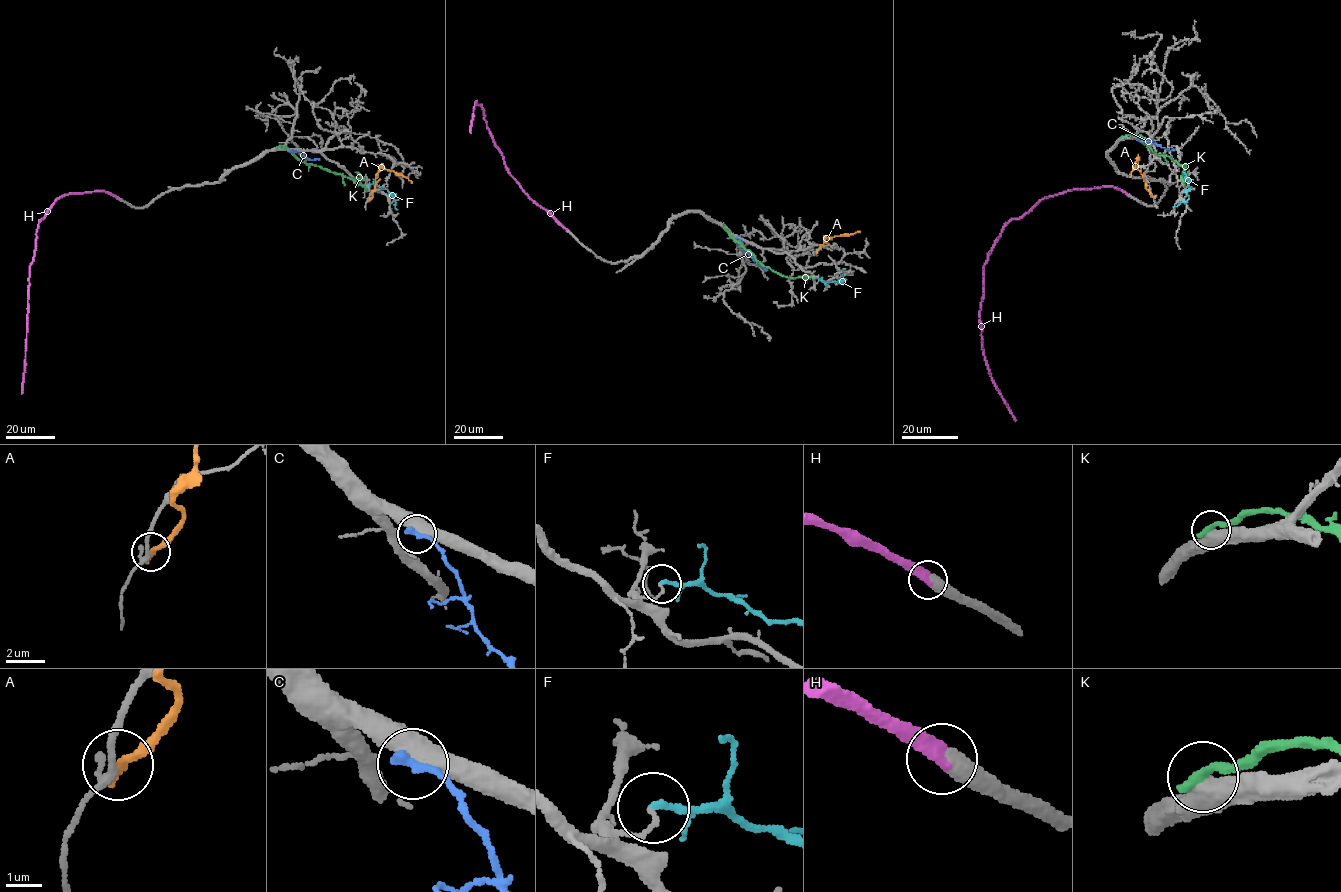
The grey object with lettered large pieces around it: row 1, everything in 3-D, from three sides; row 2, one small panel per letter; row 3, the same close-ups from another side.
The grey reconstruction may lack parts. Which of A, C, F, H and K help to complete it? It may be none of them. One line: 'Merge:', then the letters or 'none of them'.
Merge: H

